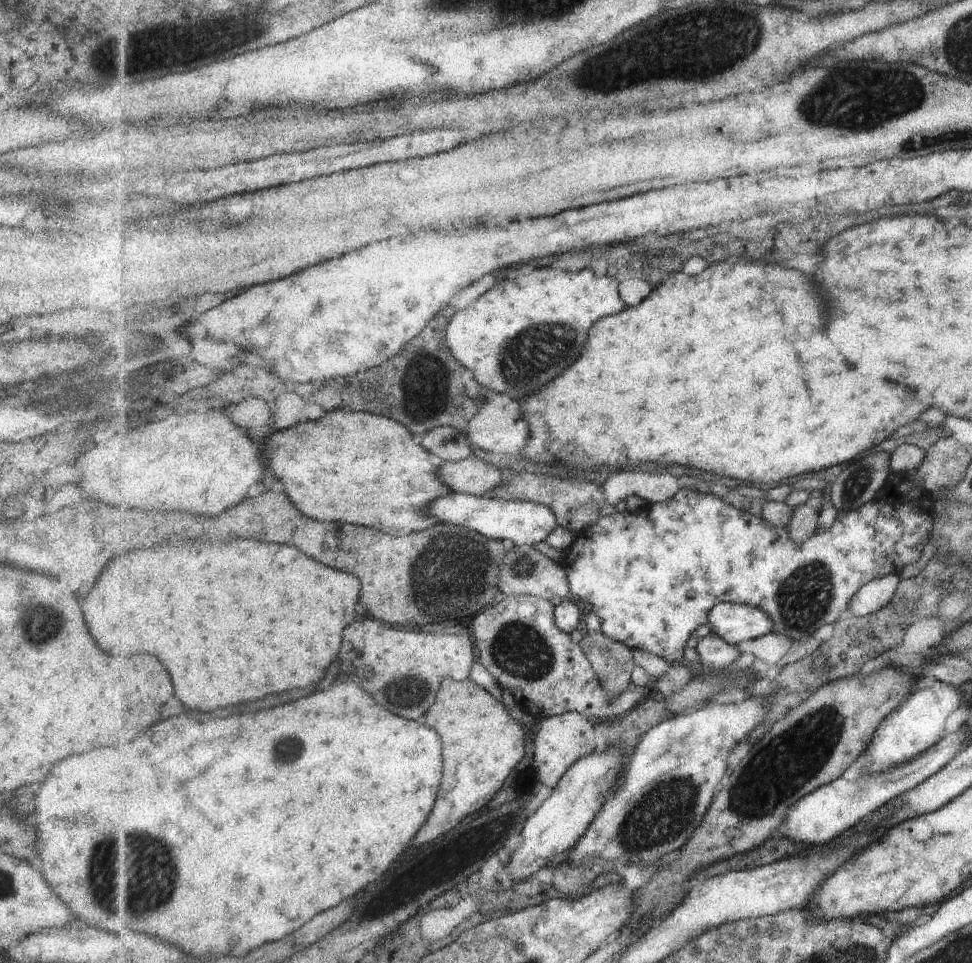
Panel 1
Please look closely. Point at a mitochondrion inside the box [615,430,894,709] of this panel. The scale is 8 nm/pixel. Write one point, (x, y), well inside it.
(803, 598)

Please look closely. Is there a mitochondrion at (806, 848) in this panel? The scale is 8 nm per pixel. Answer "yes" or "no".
no

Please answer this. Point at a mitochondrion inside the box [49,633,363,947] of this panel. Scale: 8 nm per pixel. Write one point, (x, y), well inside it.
(136, 876)

